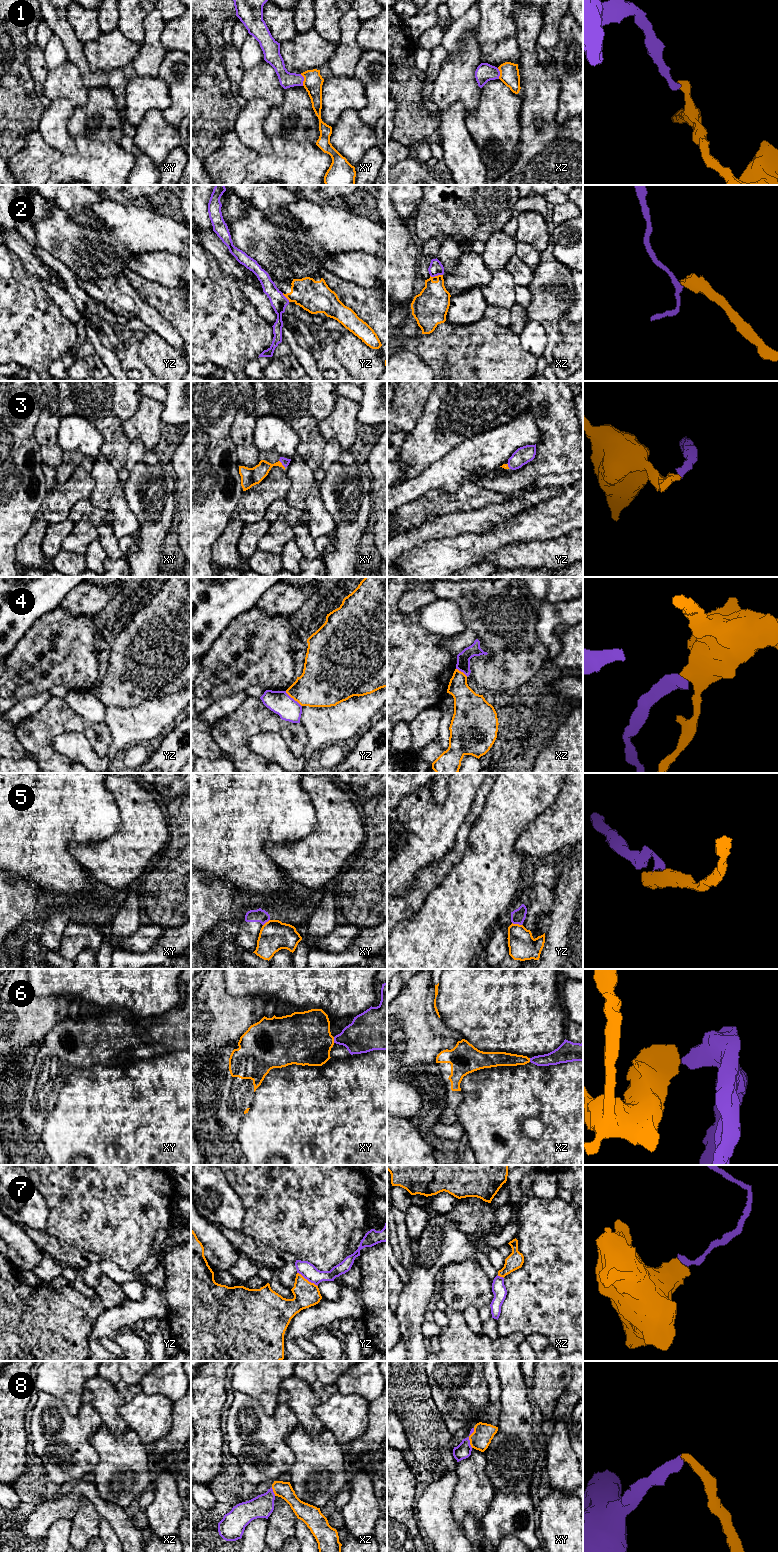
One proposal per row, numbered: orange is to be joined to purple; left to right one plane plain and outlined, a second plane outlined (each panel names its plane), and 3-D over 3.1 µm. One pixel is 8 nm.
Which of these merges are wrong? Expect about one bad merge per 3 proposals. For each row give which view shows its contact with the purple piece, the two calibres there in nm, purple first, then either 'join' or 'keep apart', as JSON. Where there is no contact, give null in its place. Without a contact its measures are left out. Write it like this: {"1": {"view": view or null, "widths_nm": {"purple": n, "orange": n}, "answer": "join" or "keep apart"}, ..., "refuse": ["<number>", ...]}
{"1": {"view": "xy", "widths_nm": {"purple": 120, "orange": 160}, "answer": "join"}, "2": {"view": "xz", "widths_nm": {"purple": 110, "orange": 280}, "answer": "keep apart"}, "3": {"view": "xy", "widths_nm": {"purple": 70, "orange": 140}, "answer": "join"}, "4": {"view": "yz", "widths_nm": {"purple": 180, "orange": 360}, "answer": "keep apart"}, "5": {"view": "yz", "widths_nm": {"purple": 120, "orange": 220}, "answer": "keep apart"}, "6": {"view": "xy", "widths_nm": {"purple": 280, "orange": 440}, "answer": "join"}, "7": {"view": "yz", "widths_nm": {"purple": 120, "orange": 200}, "answer": "keep apart"}, "8": {"view": "xy", "widths_nm": {"purple": 120, "orange": 160}, "answer": "join"}, "refuse": ["2", "4", "5", "7"]}

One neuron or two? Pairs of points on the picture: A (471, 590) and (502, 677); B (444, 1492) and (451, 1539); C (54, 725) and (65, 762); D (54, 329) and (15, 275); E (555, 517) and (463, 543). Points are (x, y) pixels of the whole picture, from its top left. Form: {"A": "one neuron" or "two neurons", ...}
{"A": "one neuron", "B": "one neuron", "C": "one neuron", "D": "one neuron", "E": "one neuron"}

